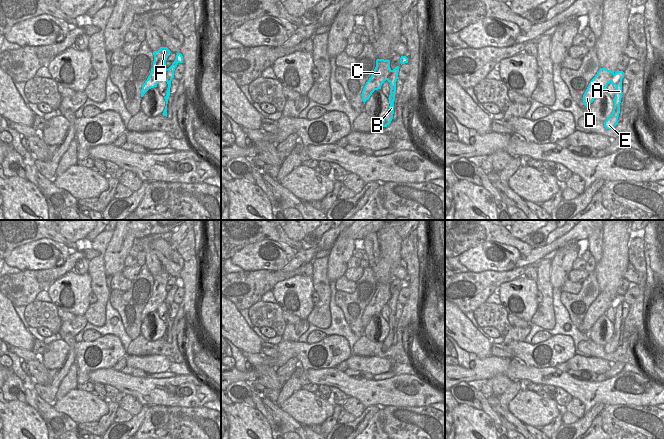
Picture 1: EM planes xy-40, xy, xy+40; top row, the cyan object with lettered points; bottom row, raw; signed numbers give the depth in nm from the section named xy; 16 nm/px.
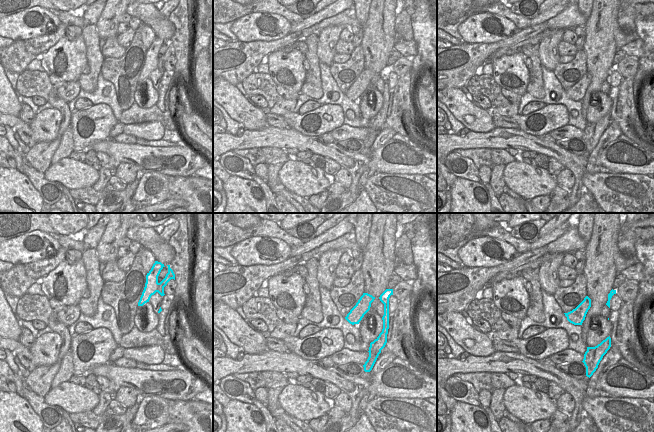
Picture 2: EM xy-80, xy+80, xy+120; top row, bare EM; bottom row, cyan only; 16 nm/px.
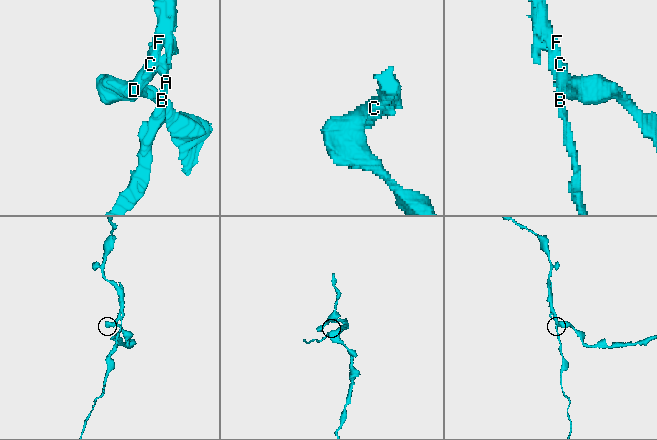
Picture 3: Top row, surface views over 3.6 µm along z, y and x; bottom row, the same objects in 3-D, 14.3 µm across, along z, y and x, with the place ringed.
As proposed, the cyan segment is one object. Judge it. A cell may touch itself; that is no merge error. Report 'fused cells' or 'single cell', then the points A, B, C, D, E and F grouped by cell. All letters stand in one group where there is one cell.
fused cells | A B E / C D F

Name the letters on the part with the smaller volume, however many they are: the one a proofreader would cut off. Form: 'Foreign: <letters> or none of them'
Foreign: A, B, E

